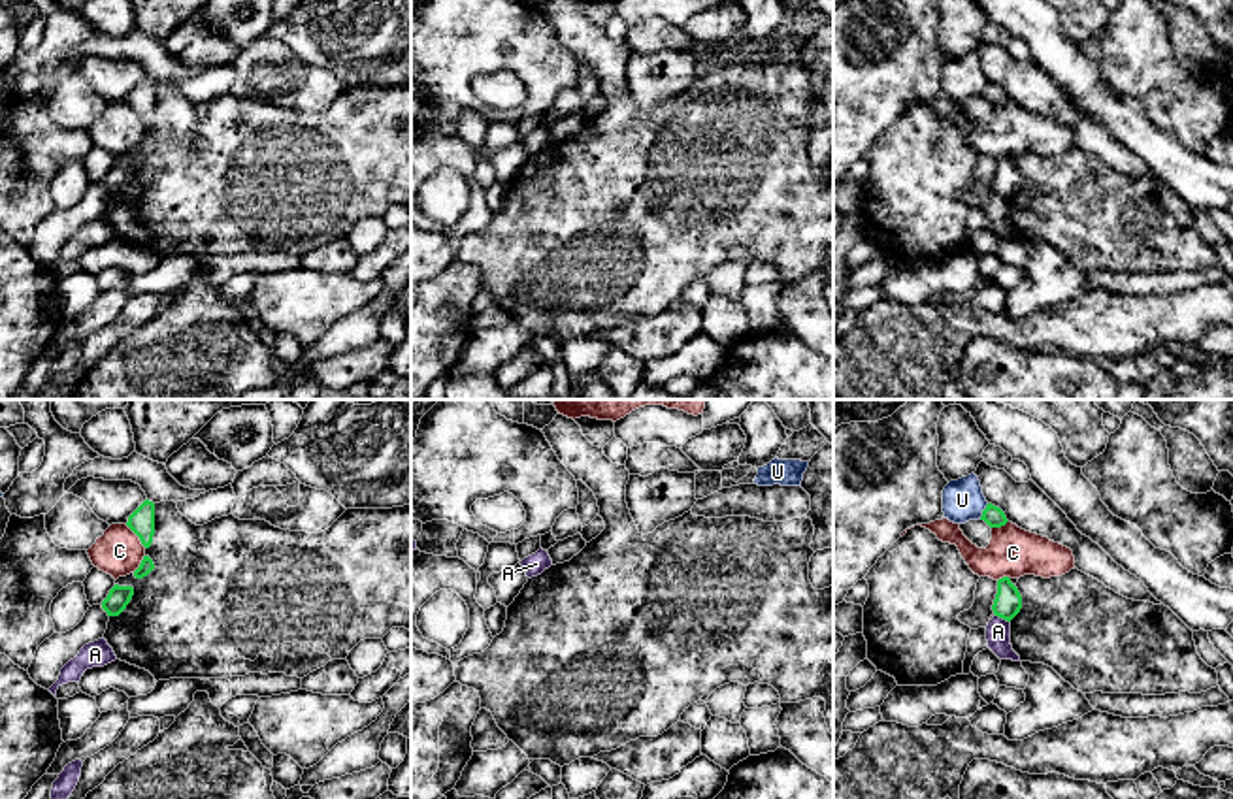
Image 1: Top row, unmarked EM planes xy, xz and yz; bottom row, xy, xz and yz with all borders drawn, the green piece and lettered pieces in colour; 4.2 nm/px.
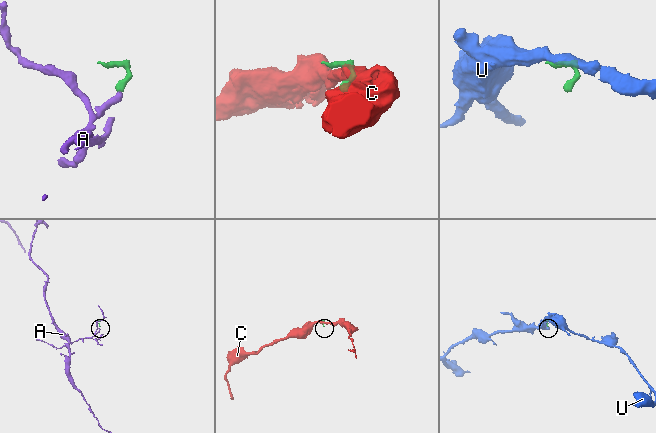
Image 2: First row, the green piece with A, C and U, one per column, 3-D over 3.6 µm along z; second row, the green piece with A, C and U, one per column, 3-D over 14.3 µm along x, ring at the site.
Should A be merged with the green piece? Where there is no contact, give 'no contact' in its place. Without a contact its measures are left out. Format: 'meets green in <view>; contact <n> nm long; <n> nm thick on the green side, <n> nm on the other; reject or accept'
meets green in yz; contact 80 nm long; 120 nm thick on the green side, 110 nm on the other; reject

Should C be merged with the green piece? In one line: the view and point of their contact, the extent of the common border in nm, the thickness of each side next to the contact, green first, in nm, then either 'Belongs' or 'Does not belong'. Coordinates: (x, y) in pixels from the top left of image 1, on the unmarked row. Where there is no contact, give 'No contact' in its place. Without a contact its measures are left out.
Touches green at xy (136, 112). Shared border 140 nm. Thickness 110 nm (green) against 200 nm. Does not belong

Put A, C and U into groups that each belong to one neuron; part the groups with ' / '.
A / C / U

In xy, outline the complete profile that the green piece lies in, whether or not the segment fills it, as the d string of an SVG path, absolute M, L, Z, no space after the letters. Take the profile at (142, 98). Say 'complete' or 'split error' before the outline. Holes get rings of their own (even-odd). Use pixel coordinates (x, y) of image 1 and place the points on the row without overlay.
complete; M145 77L130 94L126 104L140 115L145 126L151 124L155 113L155 81Z

